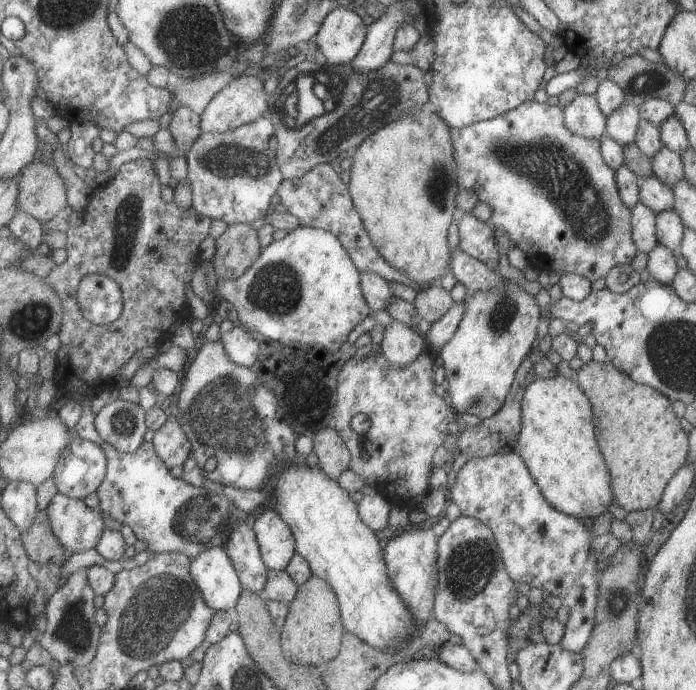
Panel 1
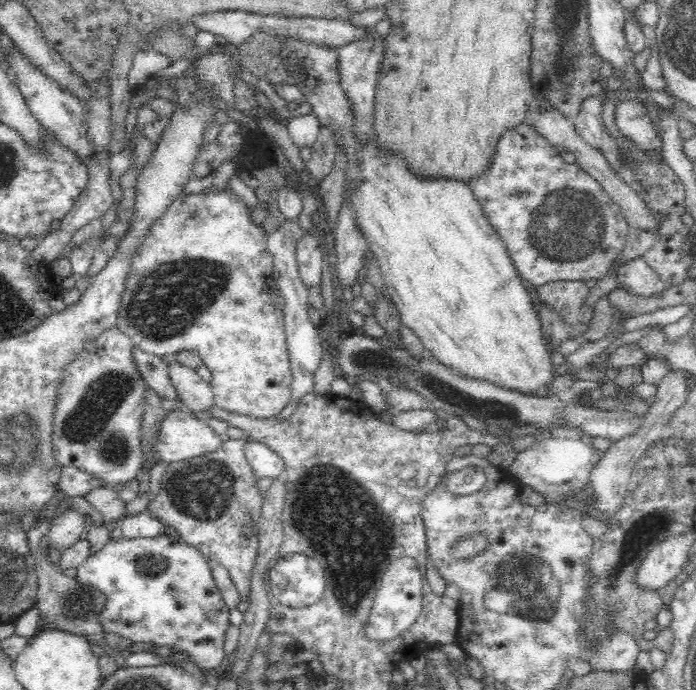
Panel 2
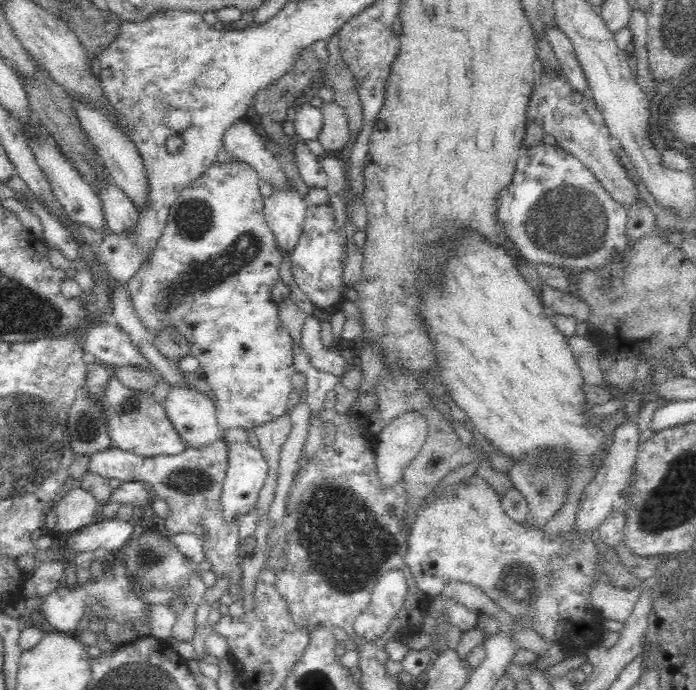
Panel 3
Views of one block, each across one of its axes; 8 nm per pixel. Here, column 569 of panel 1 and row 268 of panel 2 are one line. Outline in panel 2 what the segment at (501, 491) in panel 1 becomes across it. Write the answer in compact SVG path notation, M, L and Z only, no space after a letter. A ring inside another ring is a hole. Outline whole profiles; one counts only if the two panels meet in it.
M525 120L514 130L504 132L490 168L468 184L489 223L504 241L526 288L533 290L552 281L597 281L613 270L619 286L631 293L661 293L668 285L644 257L618 261L629 233L620 207L578 163L566 163L559 153Z

